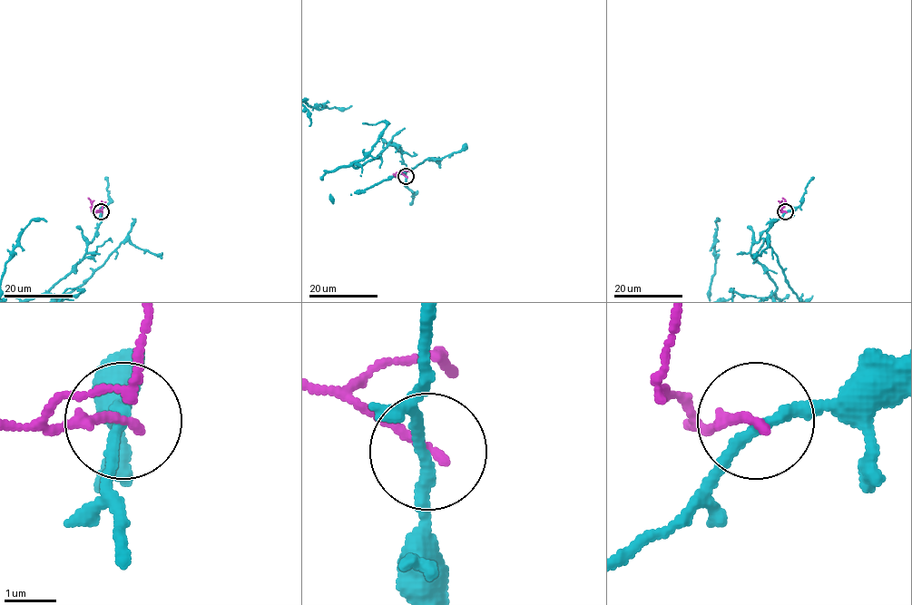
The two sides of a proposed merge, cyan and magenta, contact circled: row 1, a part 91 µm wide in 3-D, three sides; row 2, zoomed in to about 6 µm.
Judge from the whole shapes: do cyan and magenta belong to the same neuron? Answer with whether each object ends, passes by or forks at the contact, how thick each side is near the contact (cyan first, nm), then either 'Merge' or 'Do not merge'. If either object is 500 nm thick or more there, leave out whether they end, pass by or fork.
At the ring cyan passes by. At the ring magenta ends. Thickness 200 nm (cyan) against 170 nm. Do not merge

